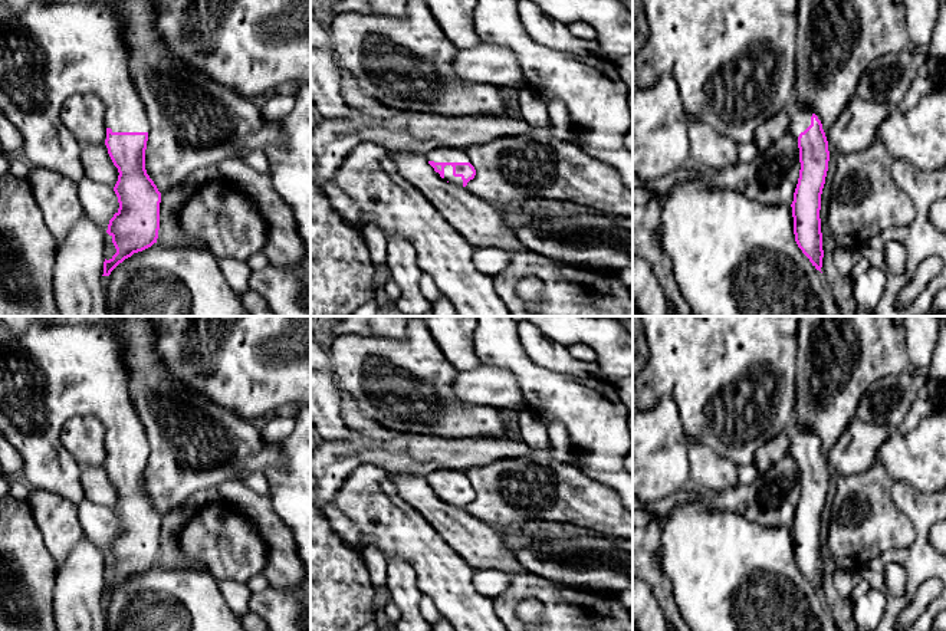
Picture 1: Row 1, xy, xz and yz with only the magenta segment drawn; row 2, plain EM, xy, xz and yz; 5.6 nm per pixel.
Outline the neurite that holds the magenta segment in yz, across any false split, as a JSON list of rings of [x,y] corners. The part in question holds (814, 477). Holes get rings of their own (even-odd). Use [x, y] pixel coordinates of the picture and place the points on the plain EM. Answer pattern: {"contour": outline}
{"contour": [[[794,420],[785,431],[789,454],[798,464],[801,484],[791,526],[795,563],[812,588],[821,594],[824,572],[819,532],[830,483],[828,463],[821,443],[804,425]]]}

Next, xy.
{"contour": [[[0,316],[0,433],[22,456],[22,471],[19,474],[19,479],[24,480],[33,489],[52,492],[75,505],[78,505],[82,499],[85,499],[85,492],[81,482],[82,466],[75,460],[70,451],[62,444],[60,433],[65,423],[69,418],[76,415],[92,415],[104,424],[105,446],[106,446],[105,467],[108,470],[108,476],[114,487],[118,490],[118,494],[119,494],[118,503],[114,509],[114,513],[118,519],[119,530],[109,542],[108,552],[106,552],[106,555],[112,559],[112,565],[116,571],[116,575],[109,582],[105,581],[104,584],[102,598],[109,598],[111,594],[125,581],[157,565],[158,552],[160,552],[160,525],[161,525],[161,515],[158,513],[157,507],[150,500],[145,492],[145,471],[147,471],[147,463],[148,463],[148,454],[150,454],[150,444],[148,444],[145,428],[131,401],[129,372],[124,364],[124,354],[119,349],[118,335],[114,332],[114,328],[112,328],[112,316],[49,316],[46,321],[42,321],[39,316]]]}

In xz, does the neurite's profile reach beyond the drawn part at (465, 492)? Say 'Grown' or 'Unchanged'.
Grown

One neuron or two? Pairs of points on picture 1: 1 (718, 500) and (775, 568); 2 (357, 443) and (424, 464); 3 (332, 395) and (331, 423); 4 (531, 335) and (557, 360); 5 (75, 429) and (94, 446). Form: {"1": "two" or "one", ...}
{"1": "two", "2": "one", "3": "one", "4": "one", "5": "one"}

